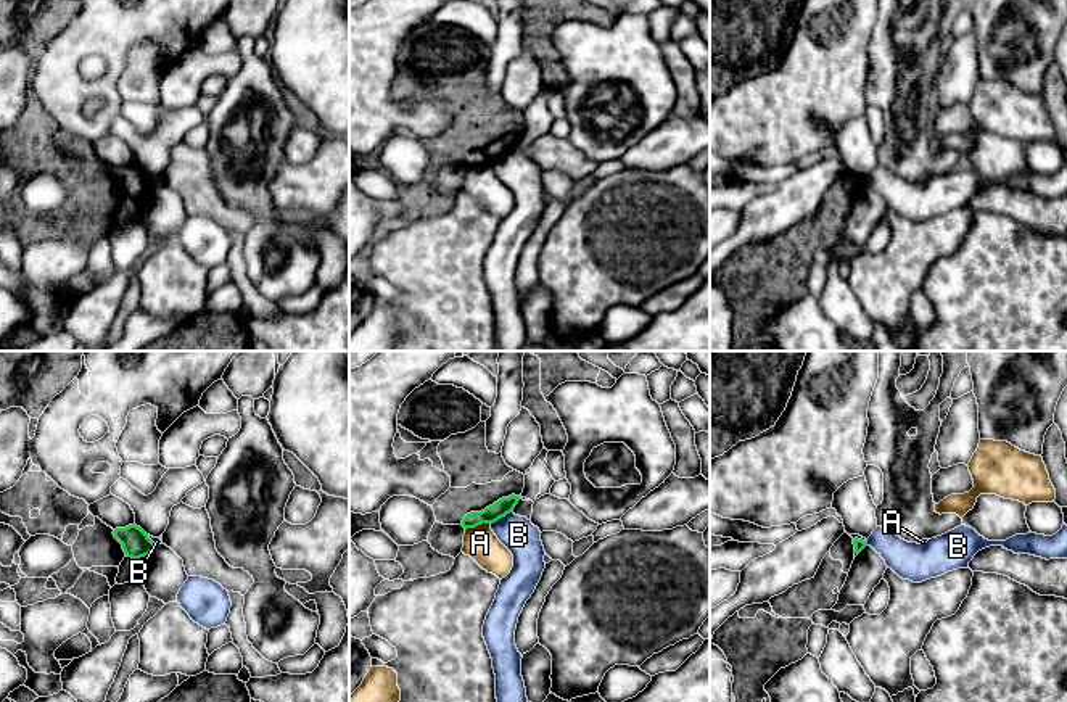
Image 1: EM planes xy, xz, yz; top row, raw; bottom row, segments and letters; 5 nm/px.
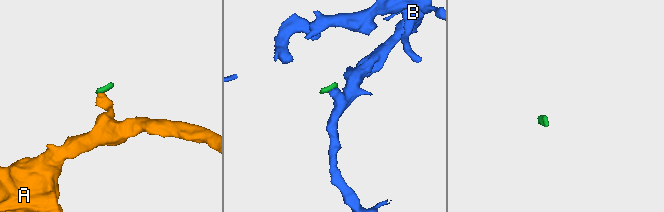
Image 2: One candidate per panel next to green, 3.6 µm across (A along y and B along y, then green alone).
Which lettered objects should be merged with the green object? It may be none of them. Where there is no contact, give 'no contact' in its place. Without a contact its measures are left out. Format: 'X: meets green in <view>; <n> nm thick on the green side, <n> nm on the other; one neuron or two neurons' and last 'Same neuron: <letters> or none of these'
A: meets green in xz; 90 nm thick on the green side, 170 nm on the other; two neurons
B: meets green in xz; 90 nm thick on the green side, 180 nm on the other; two neurons
Same neuron: none of these

